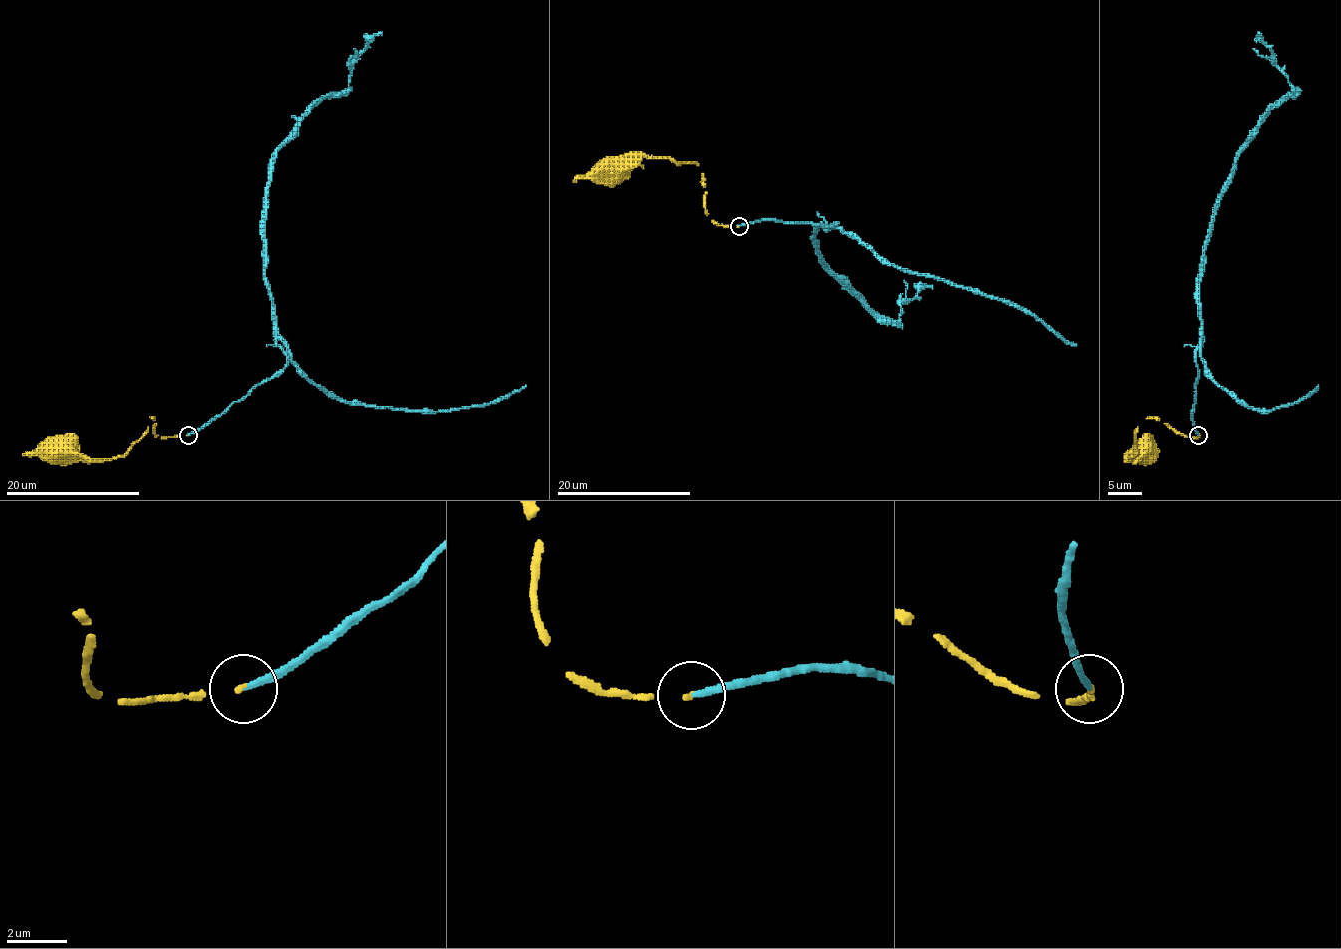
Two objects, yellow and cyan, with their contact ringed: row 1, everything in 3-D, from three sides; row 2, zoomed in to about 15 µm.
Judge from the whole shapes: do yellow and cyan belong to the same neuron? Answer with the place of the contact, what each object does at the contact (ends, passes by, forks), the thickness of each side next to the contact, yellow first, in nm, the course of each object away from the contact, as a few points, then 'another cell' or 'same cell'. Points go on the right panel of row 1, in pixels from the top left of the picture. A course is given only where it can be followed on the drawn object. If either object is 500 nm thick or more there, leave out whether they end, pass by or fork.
place (1198, 435); yellow ends; cyan ends; calibres 120 and 200 nm; course yellow (1198, 435), (1176, 433), (1154, 418), (1146, 418), (1137, 427), (1136, 452), (1127, 458), (1139, 445); course cyan (1198, 435), (1193, 417), (1196, 353), (1203, 343), (1203, 246), (1234, 157), (1259, 121), (1293, 92), (1261, 35); same cell

